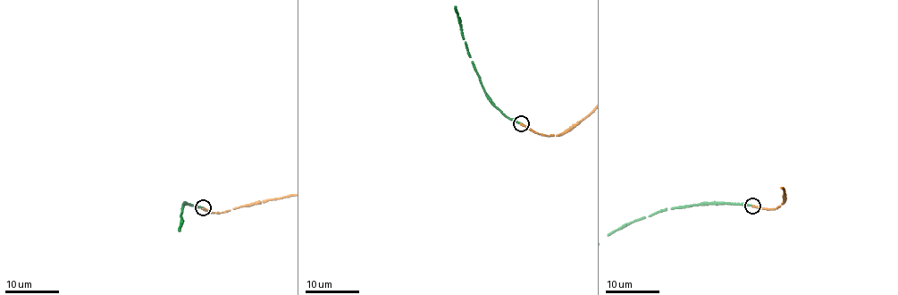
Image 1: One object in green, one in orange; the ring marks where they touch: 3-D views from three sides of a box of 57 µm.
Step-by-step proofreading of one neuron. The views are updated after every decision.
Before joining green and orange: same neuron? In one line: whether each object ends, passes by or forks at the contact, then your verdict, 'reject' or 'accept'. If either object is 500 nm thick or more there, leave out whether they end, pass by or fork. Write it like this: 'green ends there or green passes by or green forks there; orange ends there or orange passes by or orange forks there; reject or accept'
green ends there; orange ends there; reject

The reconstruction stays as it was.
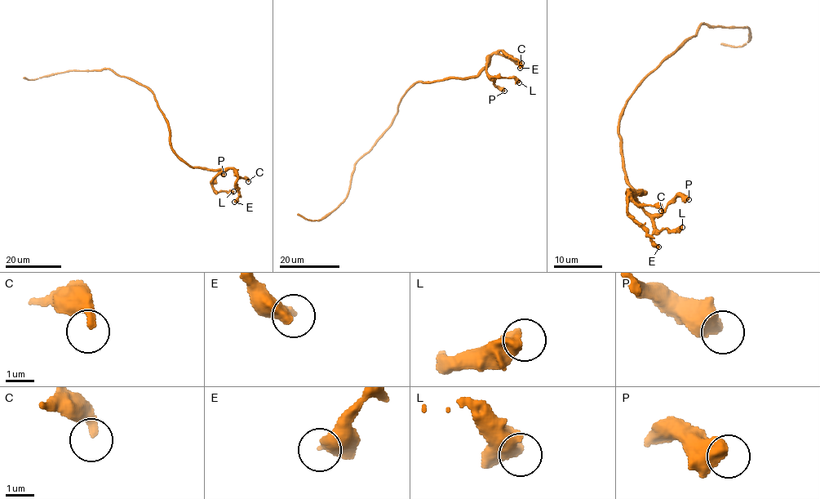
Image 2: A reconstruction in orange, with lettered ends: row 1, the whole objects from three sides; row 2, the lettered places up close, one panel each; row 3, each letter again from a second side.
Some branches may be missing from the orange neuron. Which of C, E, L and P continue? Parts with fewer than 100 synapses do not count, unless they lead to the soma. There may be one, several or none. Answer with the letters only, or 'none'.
none

